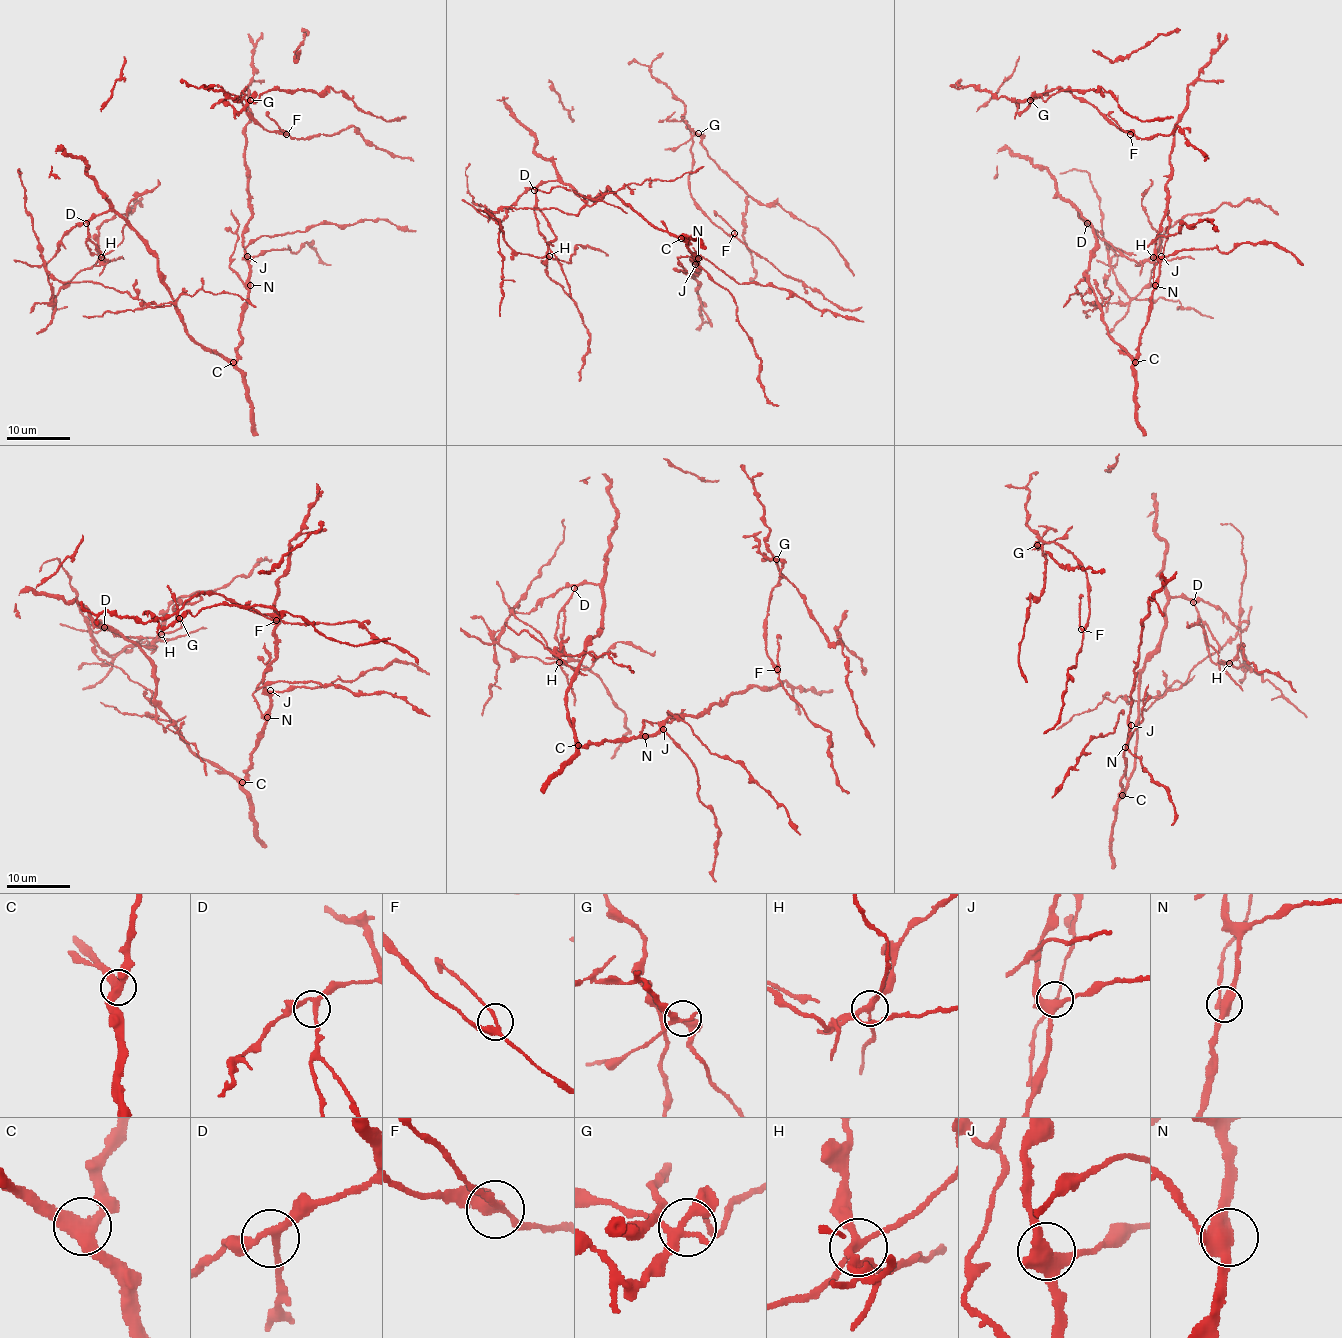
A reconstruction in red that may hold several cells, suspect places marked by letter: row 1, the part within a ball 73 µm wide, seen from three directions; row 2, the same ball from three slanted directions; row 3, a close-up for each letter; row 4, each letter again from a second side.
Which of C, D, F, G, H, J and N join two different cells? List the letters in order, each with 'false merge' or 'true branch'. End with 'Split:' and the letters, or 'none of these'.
C: true branch
D: true branch
F: true branch
G: true branch
H: false merge
J: true branch
N: true branch
Split: H

